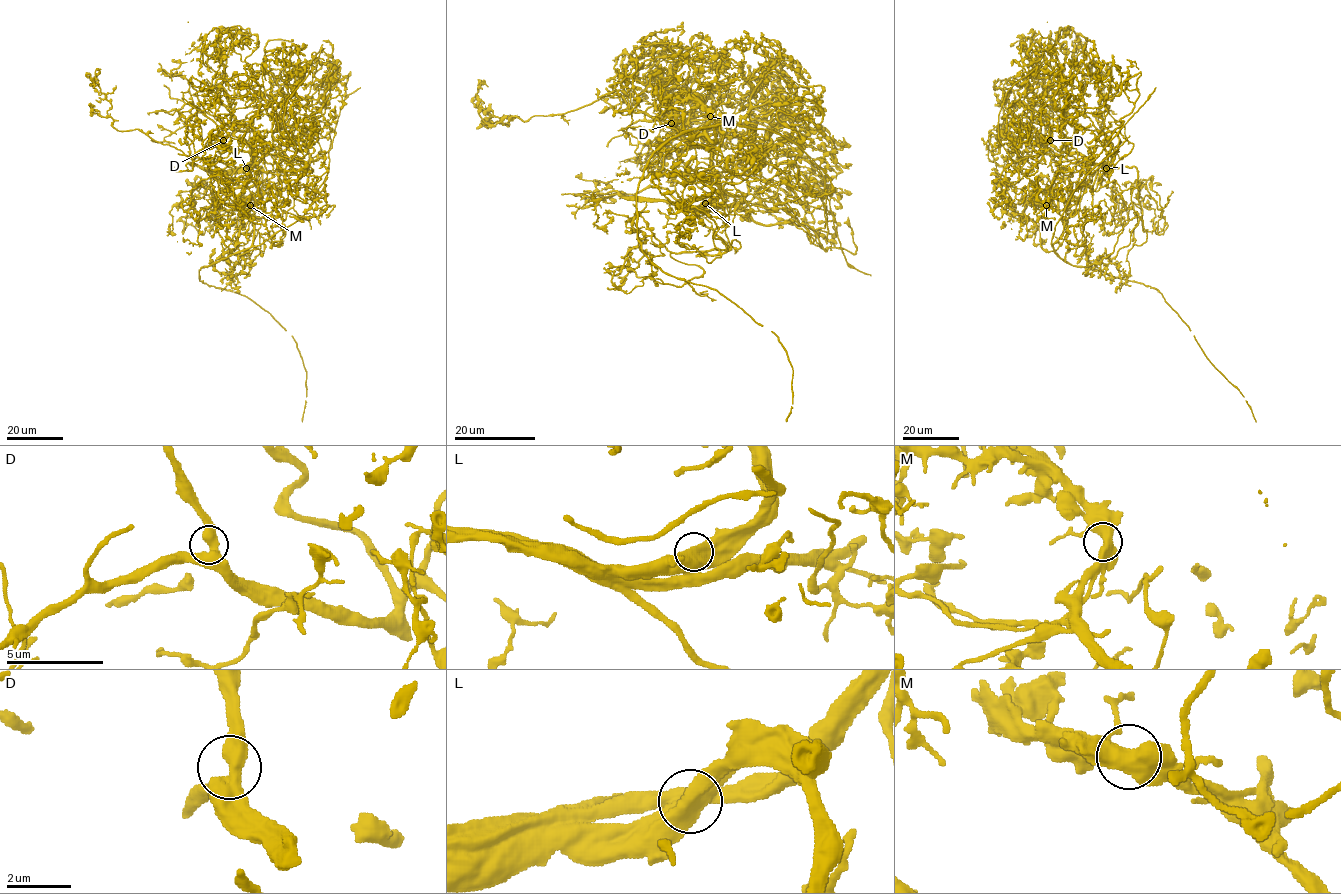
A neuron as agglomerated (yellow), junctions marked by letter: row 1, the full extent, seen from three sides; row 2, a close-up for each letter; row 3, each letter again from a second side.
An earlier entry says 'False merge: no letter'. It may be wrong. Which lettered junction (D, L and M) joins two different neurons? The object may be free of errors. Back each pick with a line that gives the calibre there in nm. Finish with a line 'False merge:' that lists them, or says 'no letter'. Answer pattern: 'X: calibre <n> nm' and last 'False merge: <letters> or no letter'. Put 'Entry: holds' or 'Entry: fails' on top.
Entry: fails
M: calibre 600 nm
False merge: M

